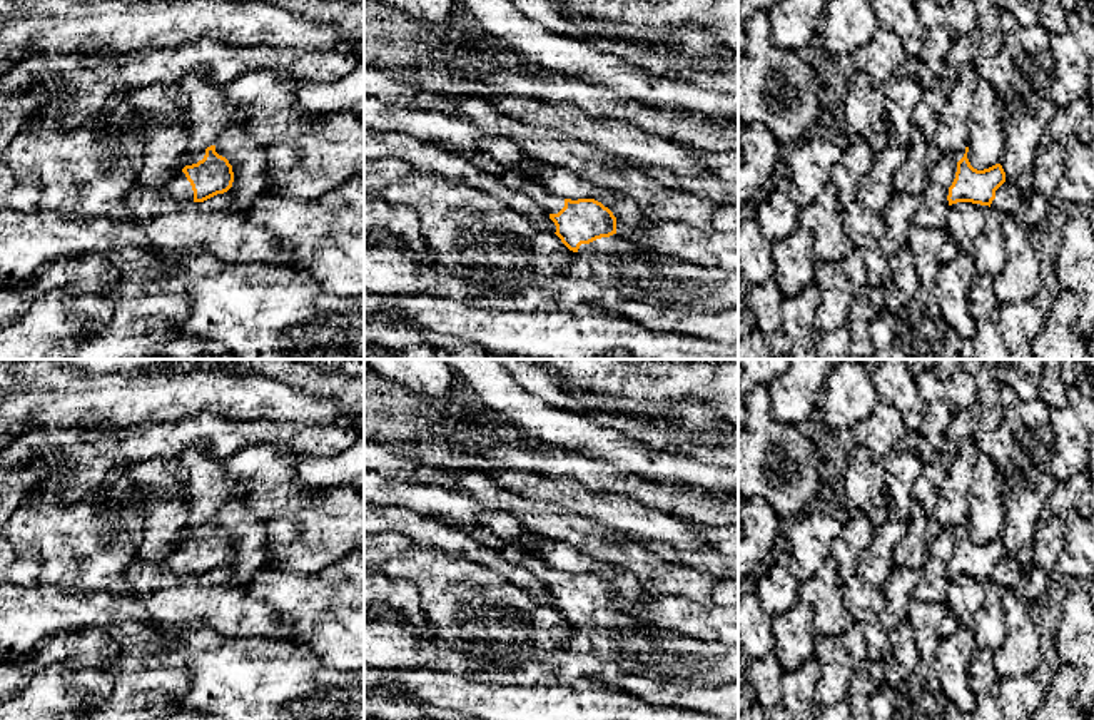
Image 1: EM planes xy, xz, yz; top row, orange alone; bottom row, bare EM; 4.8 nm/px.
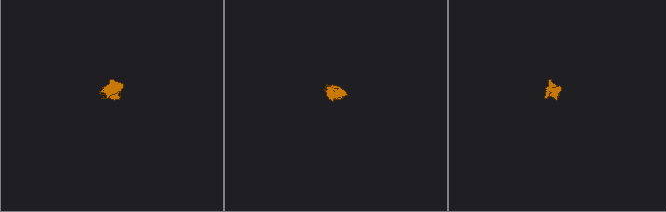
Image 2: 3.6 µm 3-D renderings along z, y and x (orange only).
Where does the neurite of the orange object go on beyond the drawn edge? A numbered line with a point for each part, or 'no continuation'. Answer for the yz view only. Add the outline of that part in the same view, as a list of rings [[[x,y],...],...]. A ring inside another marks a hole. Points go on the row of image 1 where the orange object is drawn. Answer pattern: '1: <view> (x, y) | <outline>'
no continuation

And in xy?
1: xy (177, 186) | [[[182,170],[172,175],[160,189],[177,202],[194,200],[192,185]]]

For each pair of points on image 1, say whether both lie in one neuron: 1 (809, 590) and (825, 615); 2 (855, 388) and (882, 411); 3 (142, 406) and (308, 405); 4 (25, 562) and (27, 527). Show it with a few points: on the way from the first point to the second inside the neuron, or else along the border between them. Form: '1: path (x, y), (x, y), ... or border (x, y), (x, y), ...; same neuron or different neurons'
1: path (815, 597), (825, 608); same neuron
2: border (879, 401), (847, 431); different neurons
3: path (184, 401), (266, 401); same neuron
4: border (17, 548), (27, 548), (37, 555), (37, 583); different neurons

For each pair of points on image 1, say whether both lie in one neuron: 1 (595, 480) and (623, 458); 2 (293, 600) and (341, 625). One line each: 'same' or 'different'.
1: different
2: same

